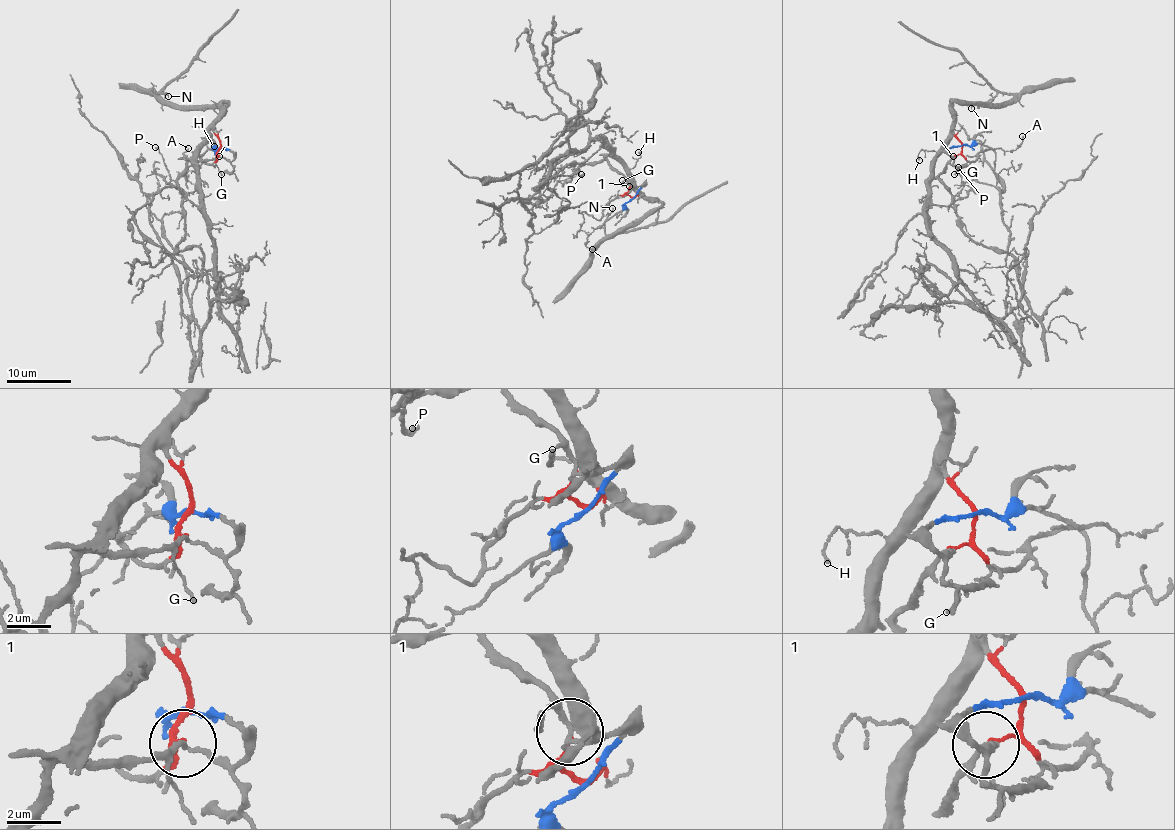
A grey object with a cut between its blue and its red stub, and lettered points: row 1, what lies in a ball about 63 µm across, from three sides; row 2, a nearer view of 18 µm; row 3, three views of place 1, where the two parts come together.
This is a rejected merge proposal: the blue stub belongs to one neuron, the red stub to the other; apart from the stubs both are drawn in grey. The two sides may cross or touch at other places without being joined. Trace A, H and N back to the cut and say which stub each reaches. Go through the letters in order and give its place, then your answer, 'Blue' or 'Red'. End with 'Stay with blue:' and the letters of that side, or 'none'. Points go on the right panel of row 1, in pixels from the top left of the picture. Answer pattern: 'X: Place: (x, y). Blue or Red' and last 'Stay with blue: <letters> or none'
A: Place: (1022, 136). Blue
H: Place: (919, 160). Red
N: Place: (971, 108). Red
Stay with blue: A

